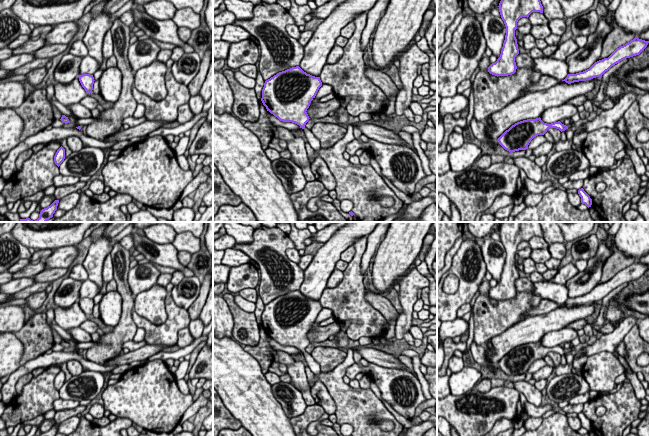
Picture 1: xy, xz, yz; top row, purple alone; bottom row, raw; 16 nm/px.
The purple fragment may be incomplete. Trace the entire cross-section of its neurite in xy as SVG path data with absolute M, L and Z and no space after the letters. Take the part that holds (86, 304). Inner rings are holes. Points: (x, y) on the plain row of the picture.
M82 298L78 300L79 305L82 309L82 311L85 313L85 315L90 318L93 314L93 308L94 308L94 301L90 298Z

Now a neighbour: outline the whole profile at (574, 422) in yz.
M568 417L567 418L568 424L571 429L574 431L578 431L581 428L581 421L578 417Z

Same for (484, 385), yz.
M481 379L476 385L476 389L481 393L487 393L491 388L490 379Z

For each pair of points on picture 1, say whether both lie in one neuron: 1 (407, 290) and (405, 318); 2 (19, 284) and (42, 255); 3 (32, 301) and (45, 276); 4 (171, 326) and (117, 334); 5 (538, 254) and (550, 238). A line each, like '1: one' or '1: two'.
1: one
2: one
3: two
4: two
5: two

